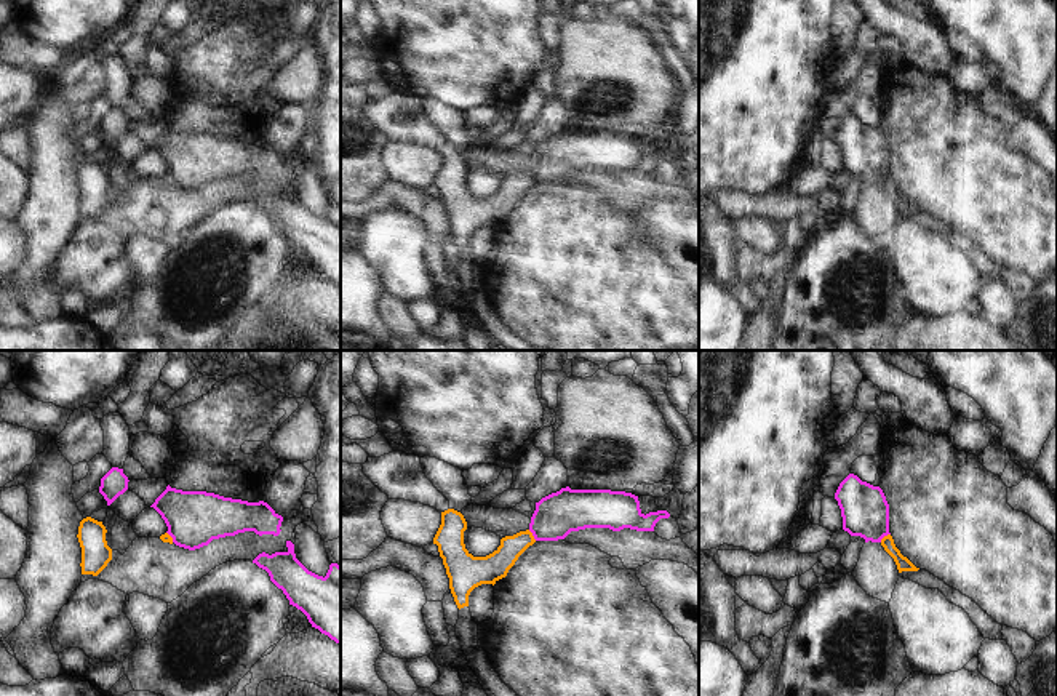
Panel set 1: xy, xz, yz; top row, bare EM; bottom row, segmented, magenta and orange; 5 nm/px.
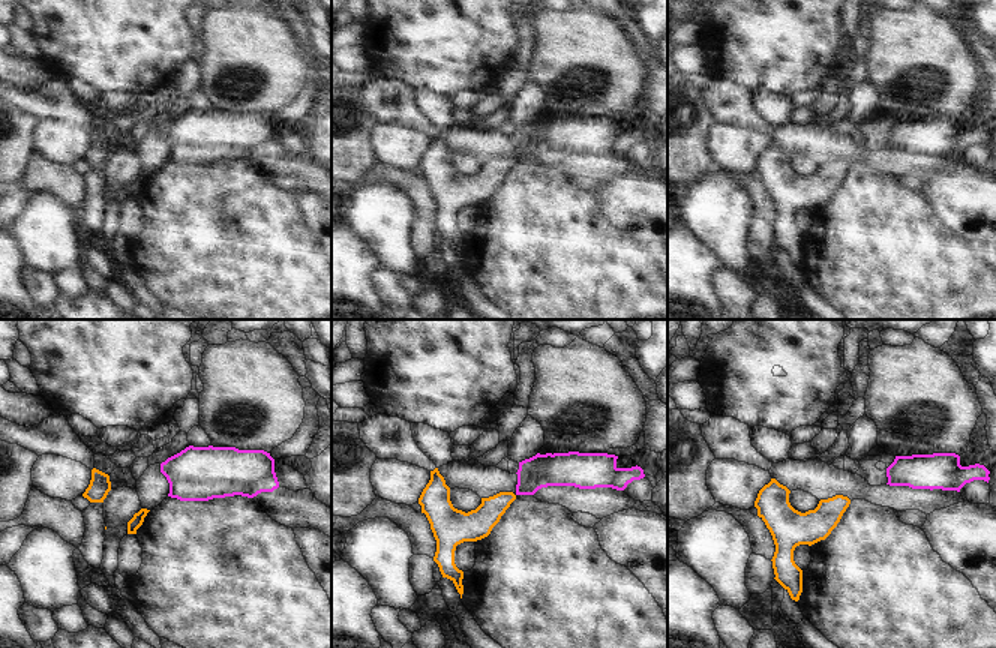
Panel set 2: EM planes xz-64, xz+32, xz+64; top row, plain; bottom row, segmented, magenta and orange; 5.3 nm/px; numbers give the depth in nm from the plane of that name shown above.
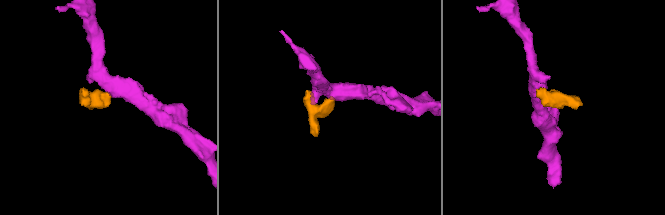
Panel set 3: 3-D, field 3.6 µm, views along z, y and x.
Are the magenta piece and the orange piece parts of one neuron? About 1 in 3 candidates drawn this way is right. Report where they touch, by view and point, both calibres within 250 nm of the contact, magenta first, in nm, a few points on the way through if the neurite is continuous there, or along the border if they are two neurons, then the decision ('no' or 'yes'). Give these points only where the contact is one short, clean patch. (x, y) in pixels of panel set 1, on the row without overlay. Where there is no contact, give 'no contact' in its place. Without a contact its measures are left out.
contact yz (885, 176); calibres 240 and 70 nm; border yz (889, 175), (880, 183); no

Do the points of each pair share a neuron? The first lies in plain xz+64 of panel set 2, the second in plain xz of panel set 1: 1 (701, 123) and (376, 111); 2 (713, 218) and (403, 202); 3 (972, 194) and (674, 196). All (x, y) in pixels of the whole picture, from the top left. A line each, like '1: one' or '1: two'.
1: two
2: two
3: two

